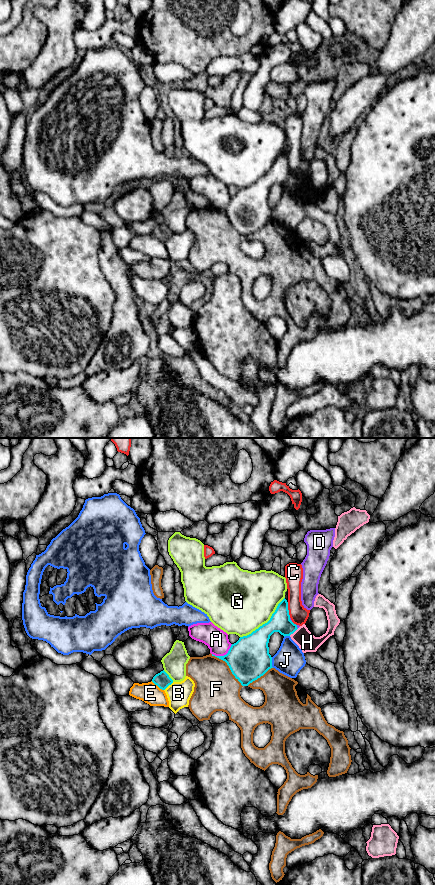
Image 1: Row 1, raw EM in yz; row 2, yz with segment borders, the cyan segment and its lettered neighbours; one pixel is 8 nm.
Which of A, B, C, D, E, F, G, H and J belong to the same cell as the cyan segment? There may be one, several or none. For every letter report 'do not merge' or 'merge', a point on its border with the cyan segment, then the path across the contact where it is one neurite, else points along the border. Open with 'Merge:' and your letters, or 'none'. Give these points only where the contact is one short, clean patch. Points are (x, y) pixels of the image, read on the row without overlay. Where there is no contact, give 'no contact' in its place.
Merge: none
A: do not merge | yz (224, 207)
B: do not merge | yz (168, 237)
C: do not merge | yz (288, 162)
D: do not merge | yz (290, 172)
E: do not merge | yz (157, 237)
F: do not merge | yz (229, 219)
G: do not merge | yz (265, 175)
H: do not merge | yz (293, 184)
J: do not merge | yz (271, 214)

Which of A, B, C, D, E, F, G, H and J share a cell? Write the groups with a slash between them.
A / B / C / D / E / F / G / H / J

